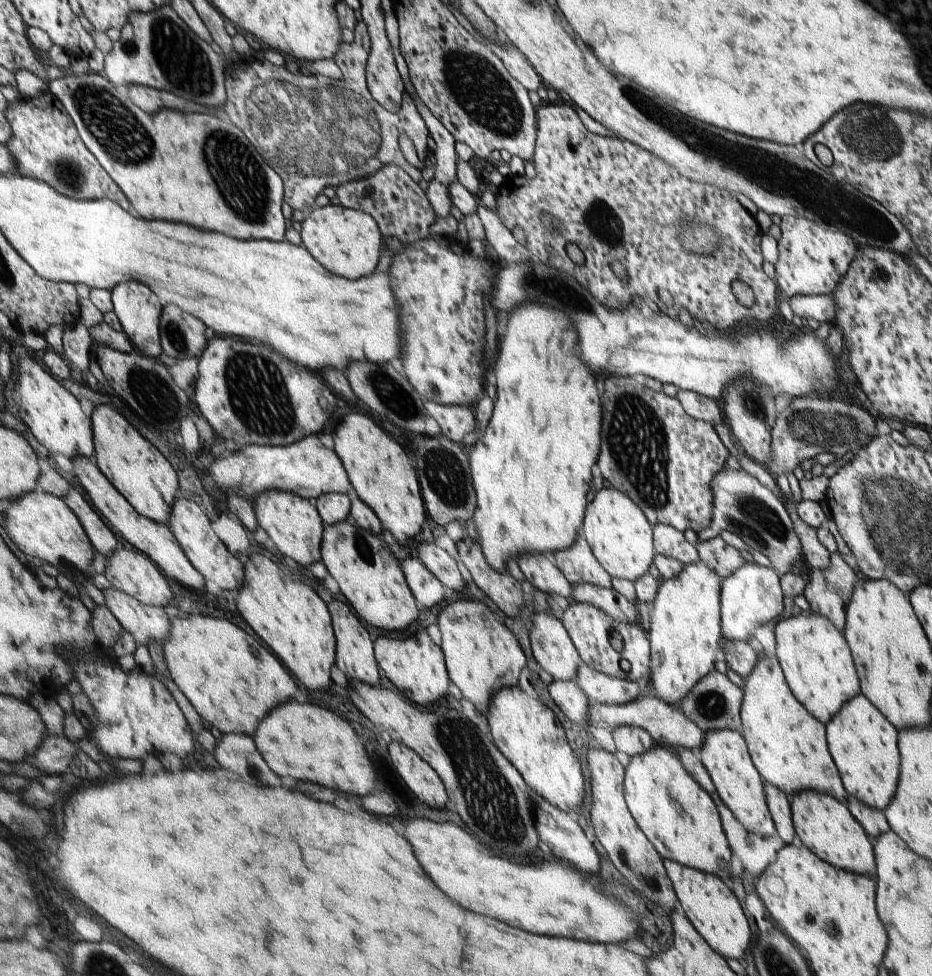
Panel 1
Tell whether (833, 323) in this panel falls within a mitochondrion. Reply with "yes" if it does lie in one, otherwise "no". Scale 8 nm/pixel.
no

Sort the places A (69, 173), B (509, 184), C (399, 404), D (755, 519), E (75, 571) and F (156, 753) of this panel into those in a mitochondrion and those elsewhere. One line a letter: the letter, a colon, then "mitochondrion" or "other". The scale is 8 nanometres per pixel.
A: mitochondrion
B: other
C: mitochondrion
D: mitochondrion
E: mitochondrion
F: other

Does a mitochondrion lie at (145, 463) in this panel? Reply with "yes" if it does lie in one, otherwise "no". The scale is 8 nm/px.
no

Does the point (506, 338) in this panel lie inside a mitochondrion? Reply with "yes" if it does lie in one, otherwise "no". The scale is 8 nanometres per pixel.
no

